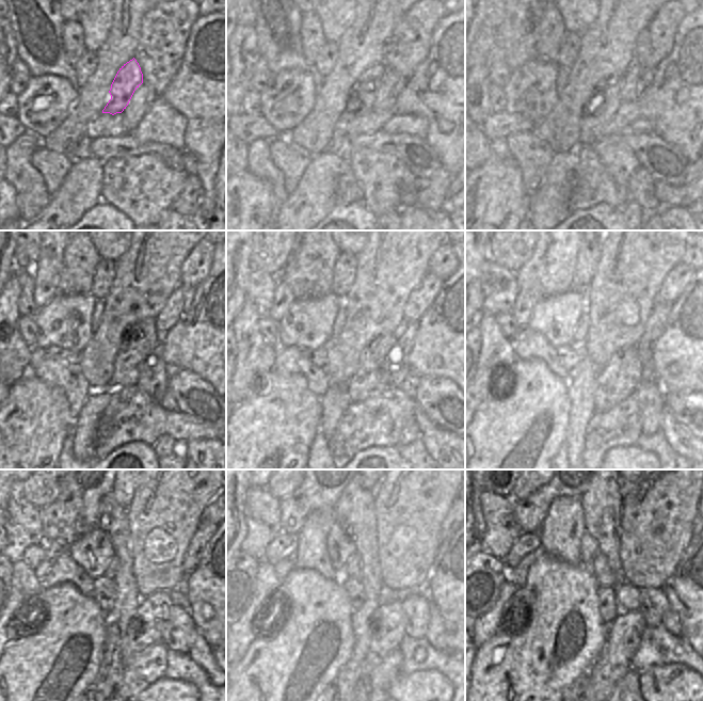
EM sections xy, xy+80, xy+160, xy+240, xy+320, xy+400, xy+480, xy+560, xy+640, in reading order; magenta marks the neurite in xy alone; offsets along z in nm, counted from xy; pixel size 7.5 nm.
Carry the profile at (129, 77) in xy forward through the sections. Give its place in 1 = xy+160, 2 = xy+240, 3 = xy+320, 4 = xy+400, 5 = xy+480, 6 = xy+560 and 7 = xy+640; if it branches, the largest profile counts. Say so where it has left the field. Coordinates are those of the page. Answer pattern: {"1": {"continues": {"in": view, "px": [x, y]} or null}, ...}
{"1": {"continues": {"in": "xy+160", "px": [601, 107]}}, "2": {"continues": {"in": "xy+240", "px": [141, 338]}}, "3": {"continues": {"in": "xy+320", "px": [369, 377]}}, "4": {"continues": {"in": "xy+400", "px": [619, 379]}}, "5": {"continues": {"in": "xy+480", "px": [145, 627]}}, "6": {"continues": {"in": "xy+560", "px": [386, 631]}}, "7": {"continues": {"in": "xy+640", "px": [624, 633]}}}

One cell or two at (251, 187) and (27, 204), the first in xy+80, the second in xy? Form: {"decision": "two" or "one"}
{"decision": "two"}

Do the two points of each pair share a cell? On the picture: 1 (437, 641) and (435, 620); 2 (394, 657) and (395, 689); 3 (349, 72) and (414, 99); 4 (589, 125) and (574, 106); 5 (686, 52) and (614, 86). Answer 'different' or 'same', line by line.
1: same
2: different
3: different
4: different
5: different

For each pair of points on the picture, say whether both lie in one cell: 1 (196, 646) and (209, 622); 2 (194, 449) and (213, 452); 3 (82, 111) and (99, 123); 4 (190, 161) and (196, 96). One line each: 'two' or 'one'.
1: two
2: one
3: two
4: two

